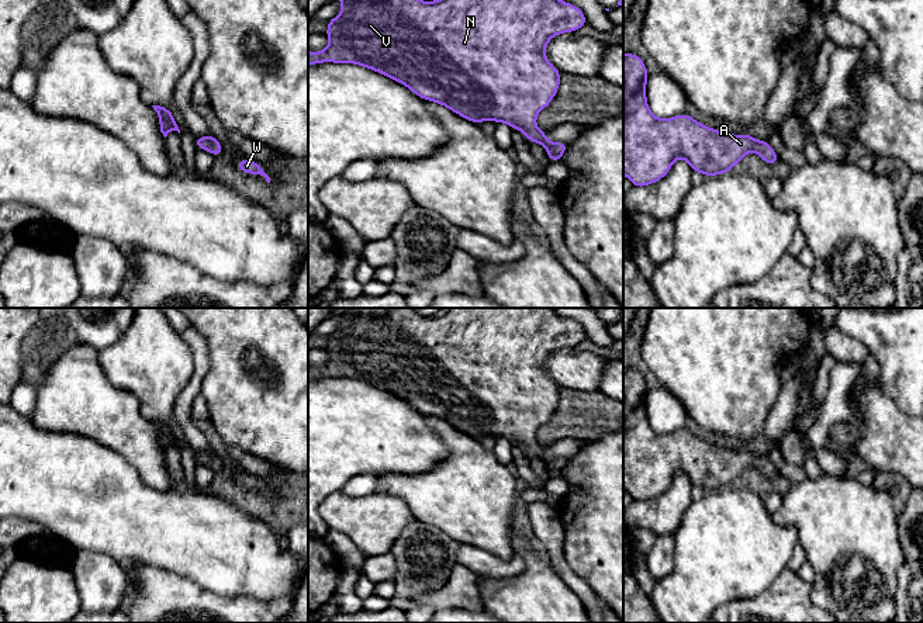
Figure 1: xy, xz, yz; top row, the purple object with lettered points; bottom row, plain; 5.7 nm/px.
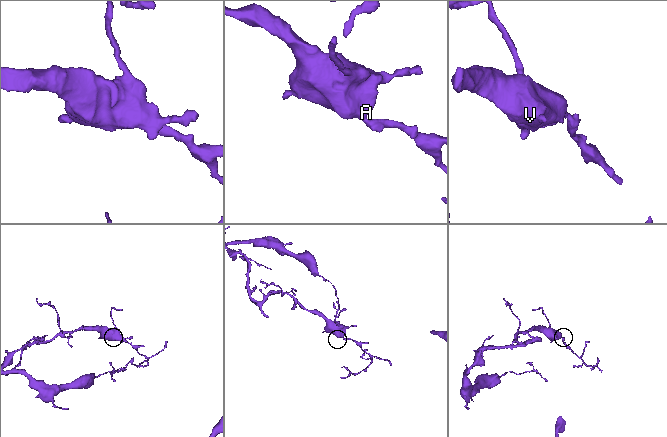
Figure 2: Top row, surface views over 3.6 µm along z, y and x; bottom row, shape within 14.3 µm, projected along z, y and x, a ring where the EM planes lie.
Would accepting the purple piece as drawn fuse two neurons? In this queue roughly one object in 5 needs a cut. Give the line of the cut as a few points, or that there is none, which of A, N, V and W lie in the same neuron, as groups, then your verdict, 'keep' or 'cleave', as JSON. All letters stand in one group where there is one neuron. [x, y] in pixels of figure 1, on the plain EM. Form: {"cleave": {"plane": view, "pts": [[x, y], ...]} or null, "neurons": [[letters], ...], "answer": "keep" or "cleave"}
{"cleave": null, "neurons": [["A", "N", "V", "W"]], "answer": "keep"}

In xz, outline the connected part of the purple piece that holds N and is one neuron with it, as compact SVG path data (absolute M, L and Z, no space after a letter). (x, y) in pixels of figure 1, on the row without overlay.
M338 308L335 314L343 323L328 336L325 349L329 360L321 367L308 366L308 381L332 377L371 384L474 439L485 435L505 437L523 447L529 457L543 460L550 477L561 475L568 458L550 457L546 447L536 442L536 432L560 402L561 388L547 375L546 360L559 349L575 347L587 340L580 322L553 308L446 308L435 316L422 316L412 308Z

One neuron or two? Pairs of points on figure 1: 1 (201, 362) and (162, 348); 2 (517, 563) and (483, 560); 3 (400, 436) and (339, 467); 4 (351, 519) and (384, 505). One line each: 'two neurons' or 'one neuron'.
1: two neurons
2: one neuron
3: one neuron
4: one neuron

